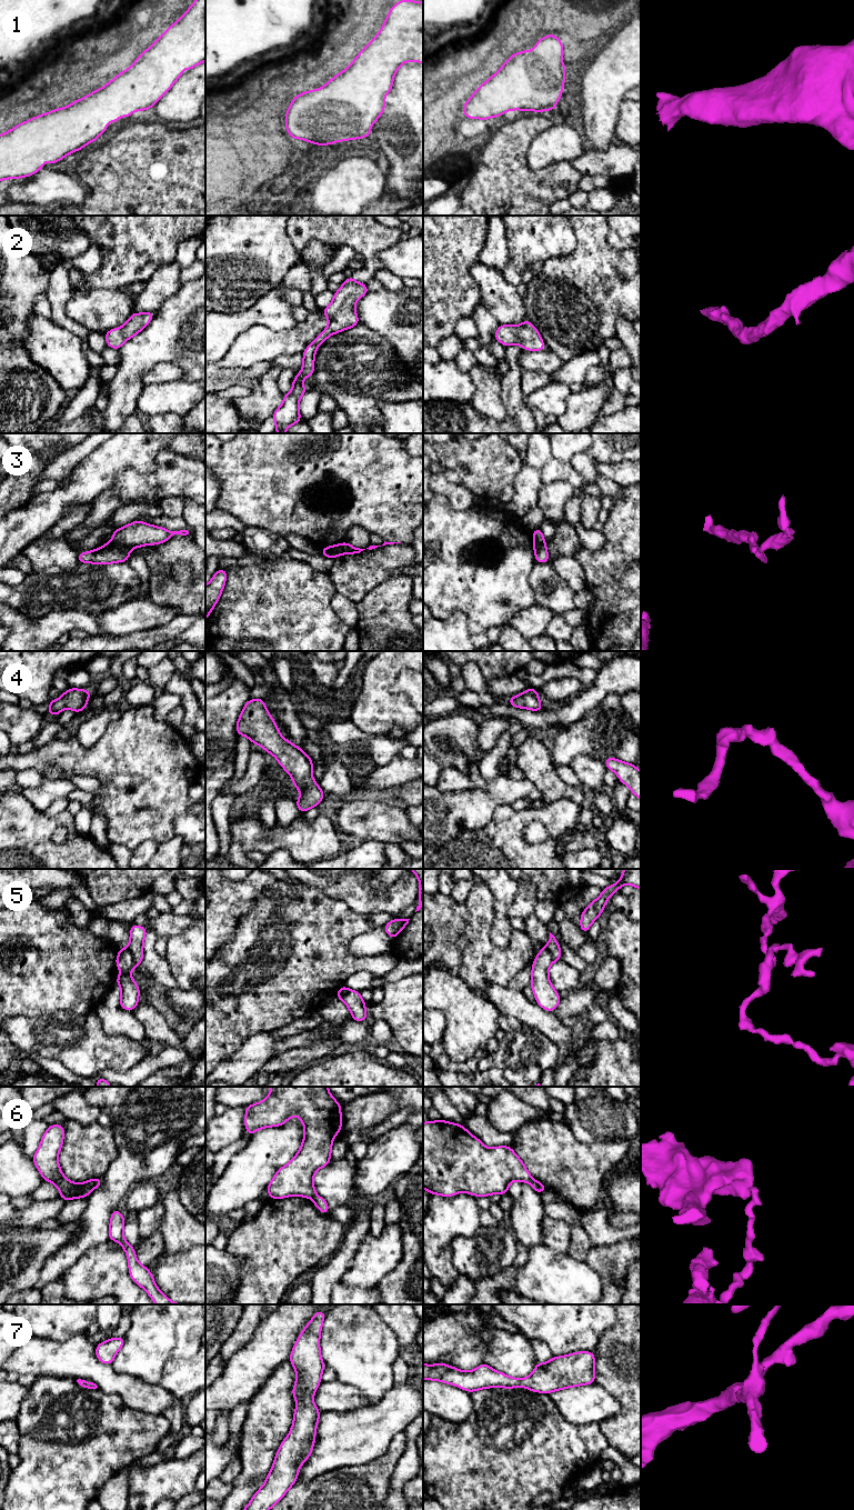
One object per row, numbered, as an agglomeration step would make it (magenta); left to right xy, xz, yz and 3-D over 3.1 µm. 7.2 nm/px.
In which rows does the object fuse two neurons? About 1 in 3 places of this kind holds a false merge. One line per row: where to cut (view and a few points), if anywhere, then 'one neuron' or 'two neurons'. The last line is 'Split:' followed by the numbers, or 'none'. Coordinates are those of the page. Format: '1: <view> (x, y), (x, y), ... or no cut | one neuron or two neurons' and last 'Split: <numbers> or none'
1: no cut | one neuron
2: no cut | one neuron
3: xy (111, 540), (122, 543), (129, 549) | two neurons
4: no cut | one neuron
5: xy (127, 948), (139, 964) | two neurons
6: xz (314, 1193), (311, 1198) | two neurons
7: no cut | one neuron
Split: 3, 5, 6

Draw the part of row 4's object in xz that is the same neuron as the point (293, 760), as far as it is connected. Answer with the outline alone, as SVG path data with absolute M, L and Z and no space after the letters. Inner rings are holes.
M250 699L243 707L243 710L238 719L237 726L238 736L245 736L251 743L261 746L267 753L271 753L278 760L278 763L291 776L293 786L301 792L299 799L295 801L297 807L301 813L317 807L323 799L324 792L317 784L312 777L313 761L303 750L282 737L278 727L268 712L264 699Z

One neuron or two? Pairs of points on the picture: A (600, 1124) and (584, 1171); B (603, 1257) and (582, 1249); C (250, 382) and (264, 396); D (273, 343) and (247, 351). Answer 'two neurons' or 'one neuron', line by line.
A: two neurons
B: two neurons
C: two neurons
D: one neuron

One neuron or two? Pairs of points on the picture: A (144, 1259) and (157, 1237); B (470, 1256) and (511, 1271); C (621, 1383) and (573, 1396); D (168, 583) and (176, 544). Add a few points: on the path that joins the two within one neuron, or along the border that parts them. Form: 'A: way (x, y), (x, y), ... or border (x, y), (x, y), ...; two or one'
A: way (146, 1253), (156, 1242); one
B: border (513, 1264), (495, 1274), (484, 1277), (481, 1281); two
C: border (595, 1382), (601, 1384), (621, 1407); two
D: way (164, 573), (164, 558), (168, 554); one

